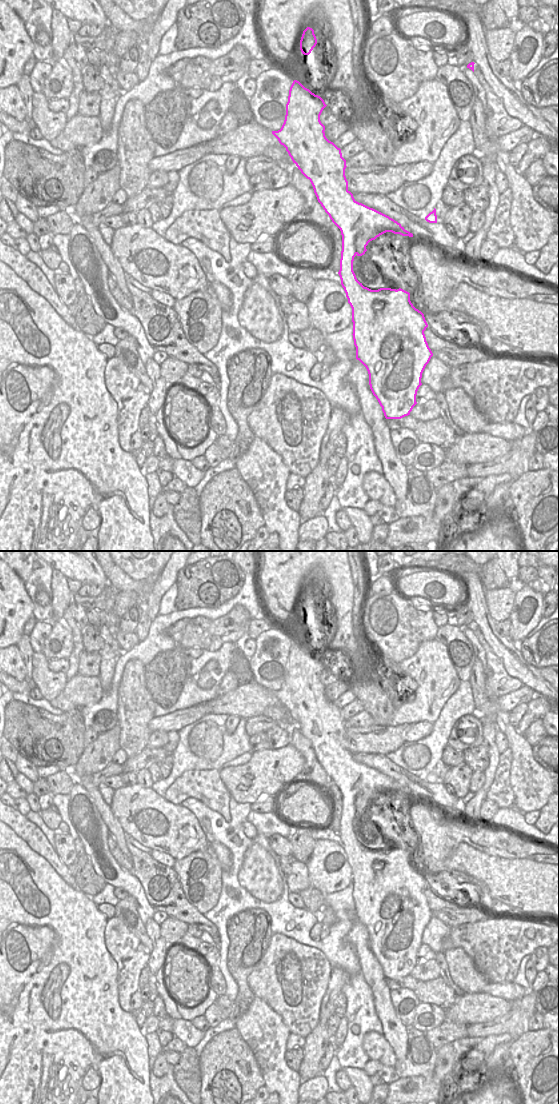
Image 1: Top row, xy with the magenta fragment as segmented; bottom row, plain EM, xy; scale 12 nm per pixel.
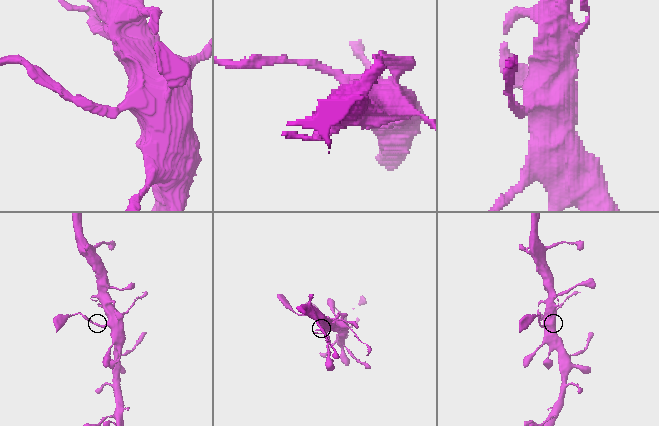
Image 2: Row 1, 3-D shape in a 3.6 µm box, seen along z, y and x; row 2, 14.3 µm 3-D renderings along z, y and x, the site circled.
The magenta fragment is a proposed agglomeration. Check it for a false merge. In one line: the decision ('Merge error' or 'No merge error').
Merge error

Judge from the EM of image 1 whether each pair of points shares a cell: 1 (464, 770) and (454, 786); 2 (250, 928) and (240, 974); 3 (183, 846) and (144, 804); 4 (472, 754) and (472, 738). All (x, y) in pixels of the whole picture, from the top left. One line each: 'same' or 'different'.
1: same
2: same
3: same
4: different

